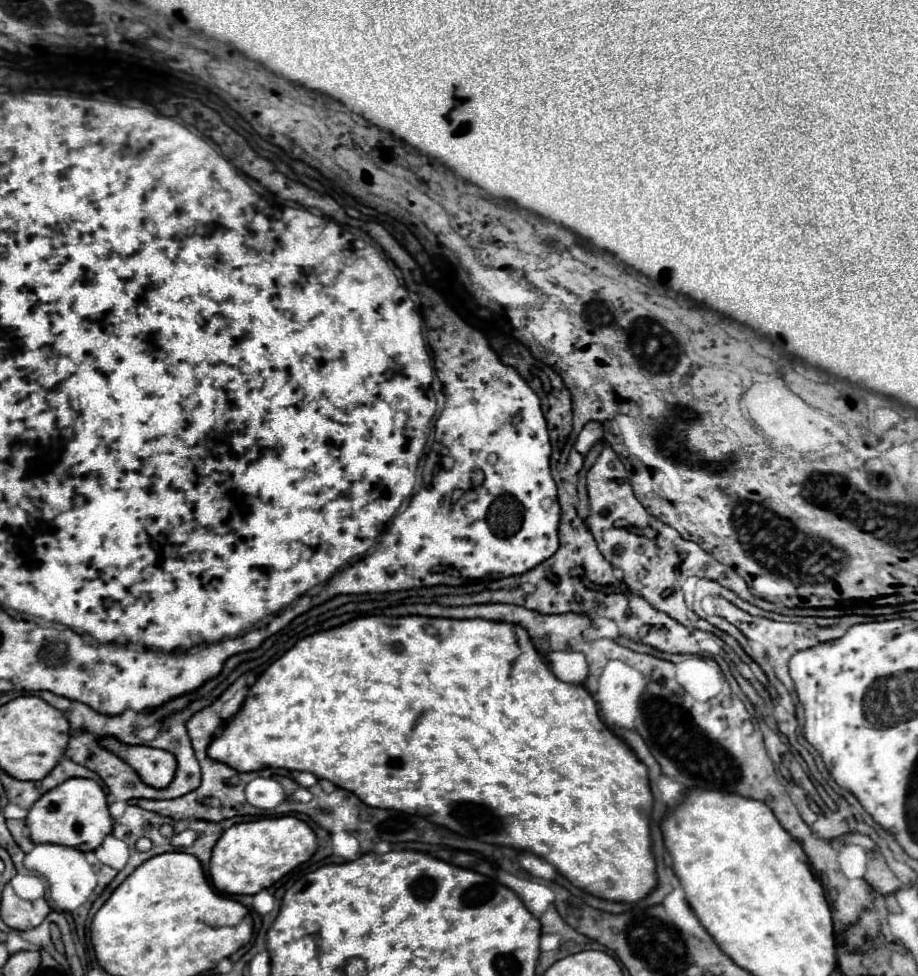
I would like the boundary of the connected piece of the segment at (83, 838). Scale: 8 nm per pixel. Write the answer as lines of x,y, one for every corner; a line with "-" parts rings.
69,778
61,786
49,790
49,794
43,794
29,810
25,824
35,844
65,844
81,852
93,852
101,846
103,838
113,832
113,818
107,808
105,792
95,780
87,778

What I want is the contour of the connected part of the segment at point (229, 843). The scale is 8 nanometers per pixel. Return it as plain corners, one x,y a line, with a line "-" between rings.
295,816
279,818
261,818
253,822
233,824
217,840
211,856
211,880
221,894
239,896
239,894
257,894
263,888
269,888
287,872
307,862
317,850
315,832
307,822

